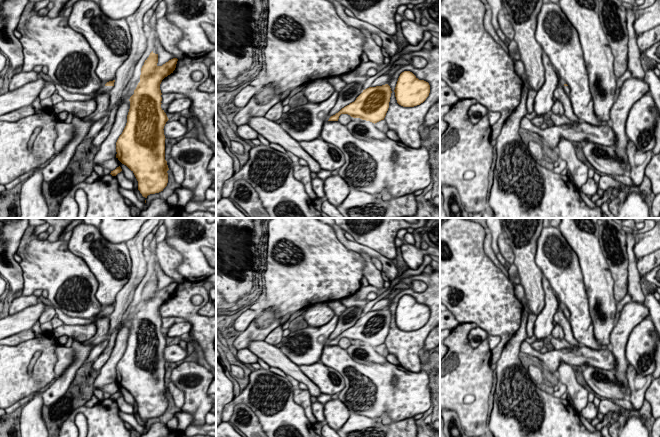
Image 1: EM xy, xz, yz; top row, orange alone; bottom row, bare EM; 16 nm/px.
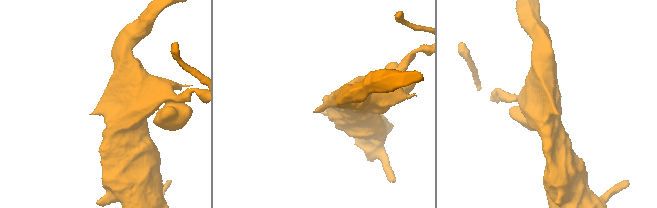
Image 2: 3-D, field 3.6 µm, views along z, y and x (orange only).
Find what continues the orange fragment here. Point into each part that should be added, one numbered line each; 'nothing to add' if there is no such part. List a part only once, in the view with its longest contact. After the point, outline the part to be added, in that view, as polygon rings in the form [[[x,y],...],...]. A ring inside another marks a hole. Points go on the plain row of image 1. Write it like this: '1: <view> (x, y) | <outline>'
1: xy (104, 313) | [[[101,310],[101,312],[92,320],[97,320],[101,317],[109,317],[109,315],[113,312],[113,310]]]

